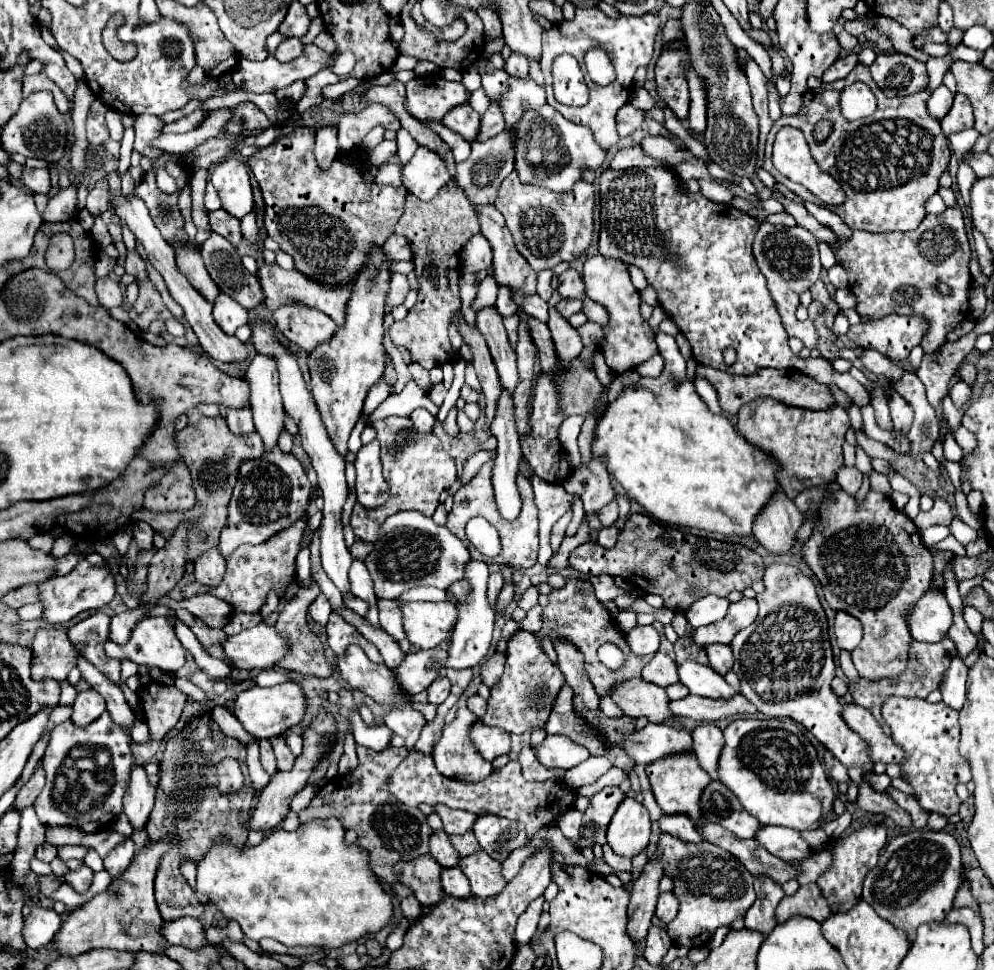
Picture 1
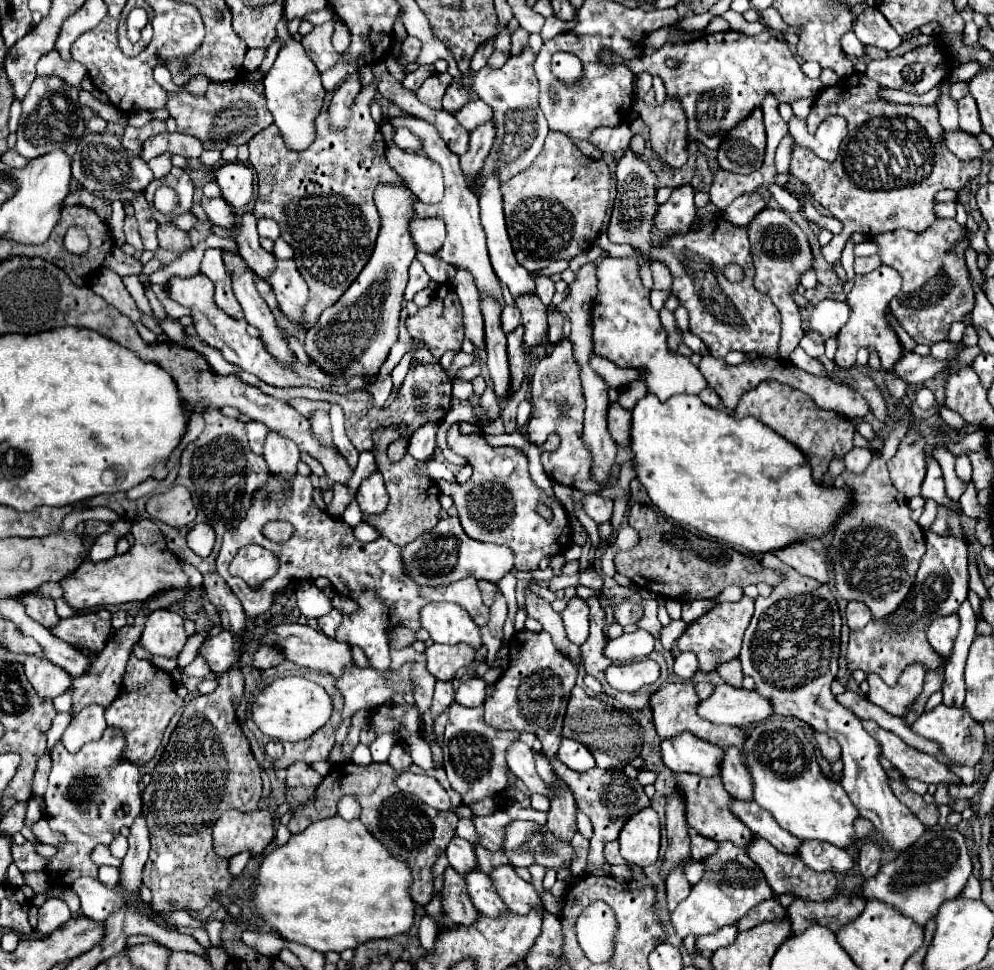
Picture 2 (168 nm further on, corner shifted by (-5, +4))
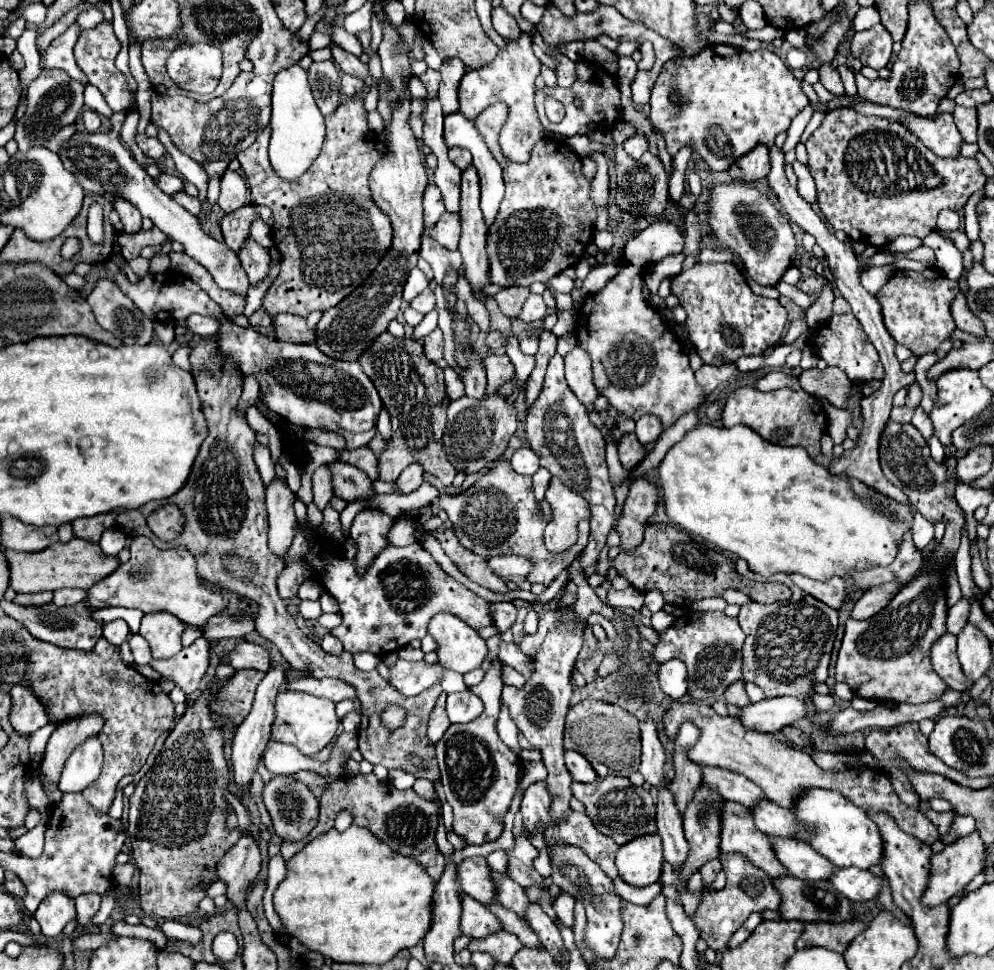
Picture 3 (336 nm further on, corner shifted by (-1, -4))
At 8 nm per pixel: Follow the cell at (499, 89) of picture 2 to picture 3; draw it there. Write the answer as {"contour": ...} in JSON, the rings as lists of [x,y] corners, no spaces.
{"contour":[[[522,33],[516,41],[508,41],[508,47],[496,55],[496,59],[484,65],[478,71],[468,71],[458,89],[460,97],[460,113],[464,117],[476,117],[484,107],[492,103],[506,103],[508,119],[500,129],[500,149],[506,161],[512,163],[528,163],[532,147],[544,139],[544,127],[538,121],[534,109],[534,79],[540,73],[540,59],[532,53],[532,41],[526,33]]]}

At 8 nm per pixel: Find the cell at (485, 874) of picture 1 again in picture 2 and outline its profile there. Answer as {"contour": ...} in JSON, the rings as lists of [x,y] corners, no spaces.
{"contour":[[[498,867],[490,873],[490,879],[494,887],[498,889],[498,895],[508,905],[512,913],[530,913],[534,907],[544,909],[544,903],[540,901],[538,893],[530,883],[520,879],[512,867]]]}

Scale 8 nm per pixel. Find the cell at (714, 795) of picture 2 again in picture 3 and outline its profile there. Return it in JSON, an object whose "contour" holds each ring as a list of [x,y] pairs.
{"contour":[[[722,801],[720,851],[744,855],[752,865],[756,865],[770,877],[786,873],[784,865],[772,853],[768,837],[754,827],[750,811],[734,801]]]}

